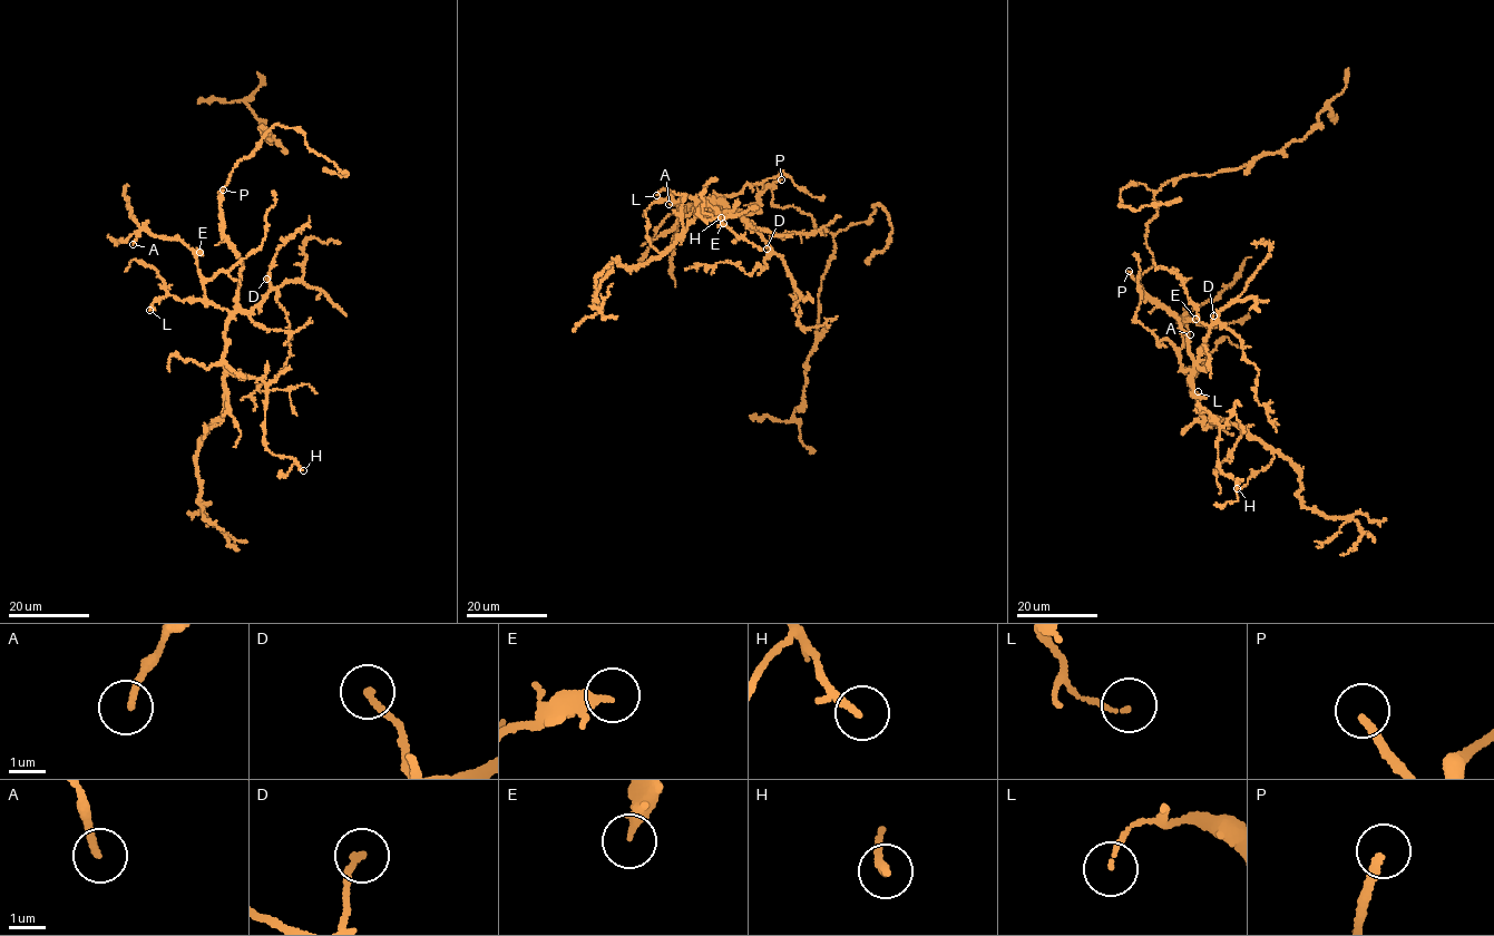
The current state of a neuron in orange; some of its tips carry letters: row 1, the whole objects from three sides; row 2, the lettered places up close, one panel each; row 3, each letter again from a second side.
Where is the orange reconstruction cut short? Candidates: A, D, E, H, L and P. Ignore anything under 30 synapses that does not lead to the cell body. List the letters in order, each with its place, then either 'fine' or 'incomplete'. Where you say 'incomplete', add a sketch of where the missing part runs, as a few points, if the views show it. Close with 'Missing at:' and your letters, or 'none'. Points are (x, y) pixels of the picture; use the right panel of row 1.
A: place (1190, 334); fine
D: place (1213, 315); fine
E: place (1195, 319); fine
H: place (1237, 488); fine
L: place (1198, 391); fine
P: place (1129, 271); incomplete; course (1129, 271), (1123, 245), (1129, 241), (1124, 254), (1099, 266), (1080, 242), (1073, 211), (1028, 192)
Missing at: P

